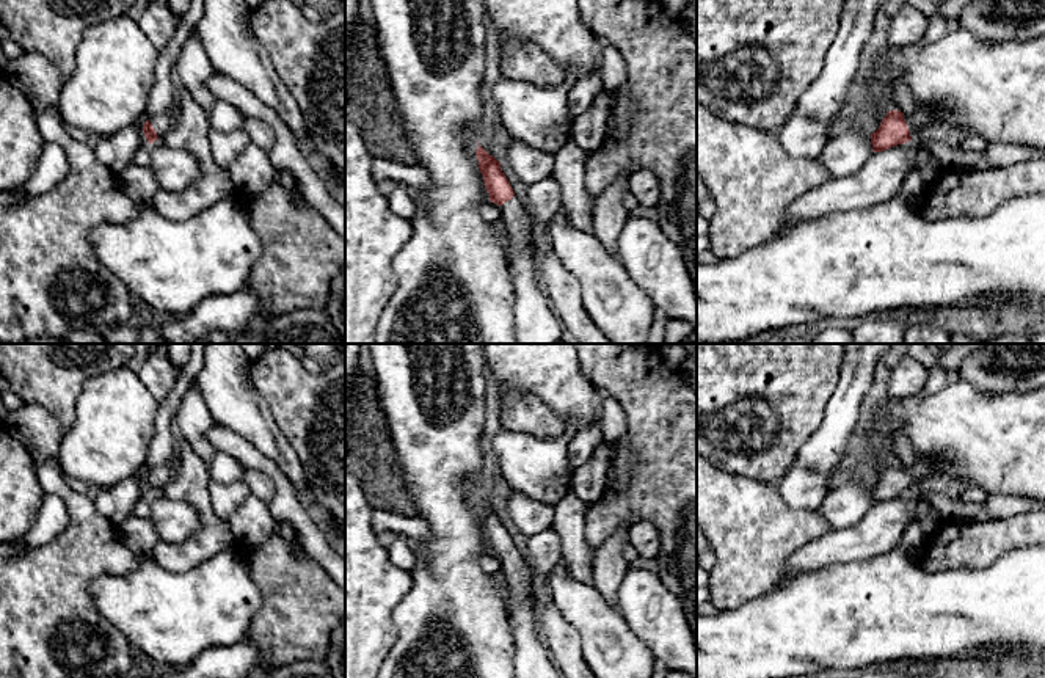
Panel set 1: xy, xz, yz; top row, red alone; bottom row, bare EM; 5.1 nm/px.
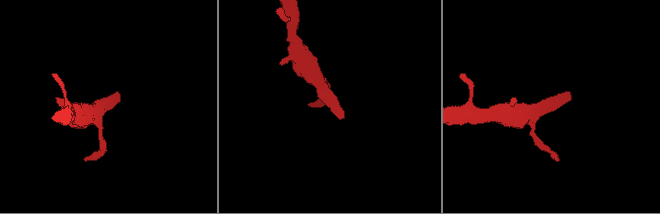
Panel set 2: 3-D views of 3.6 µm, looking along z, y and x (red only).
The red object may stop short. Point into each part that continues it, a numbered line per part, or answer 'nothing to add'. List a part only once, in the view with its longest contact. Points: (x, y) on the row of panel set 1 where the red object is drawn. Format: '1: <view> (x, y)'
1: yz (921, 116)

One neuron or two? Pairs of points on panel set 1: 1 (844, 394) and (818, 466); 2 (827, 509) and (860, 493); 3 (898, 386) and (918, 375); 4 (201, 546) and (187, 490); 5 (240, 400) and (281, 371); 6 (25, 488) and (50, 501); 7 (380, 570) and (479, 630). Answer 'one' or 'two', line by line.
1: one
2: one
3: one
4: one
5: two
6: two
7: two

